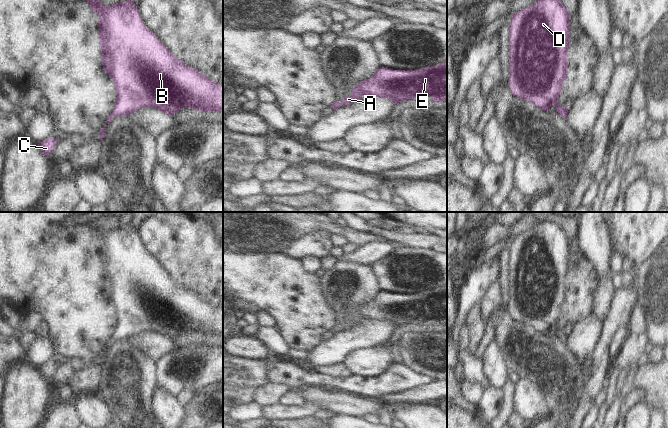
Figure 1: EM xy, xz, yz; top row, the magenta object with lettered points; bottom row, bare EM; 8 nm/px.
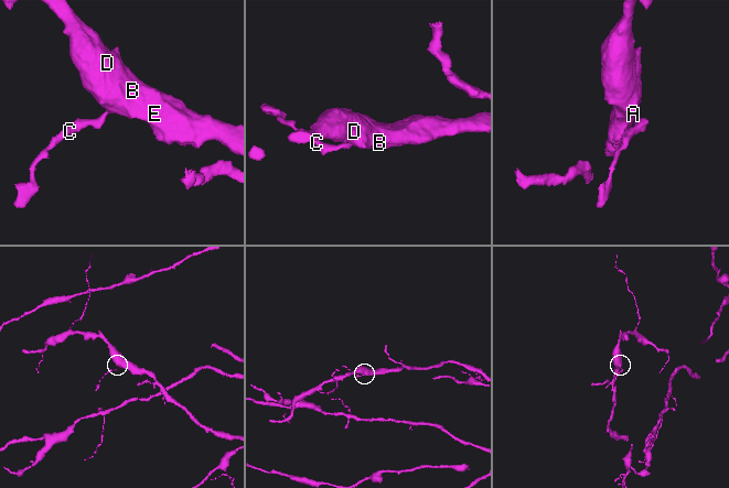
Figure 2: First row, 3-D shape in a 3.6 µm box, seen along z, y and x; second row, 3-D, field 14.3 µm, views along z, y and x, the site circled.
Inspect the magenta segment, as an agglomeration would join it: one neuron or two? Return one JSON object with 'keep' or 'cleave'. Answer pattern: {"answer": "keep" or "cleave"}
{"answer": "keep"}

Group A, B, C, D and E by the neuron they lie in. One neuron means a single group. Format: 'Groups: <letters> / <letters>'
Groups: A B C D E

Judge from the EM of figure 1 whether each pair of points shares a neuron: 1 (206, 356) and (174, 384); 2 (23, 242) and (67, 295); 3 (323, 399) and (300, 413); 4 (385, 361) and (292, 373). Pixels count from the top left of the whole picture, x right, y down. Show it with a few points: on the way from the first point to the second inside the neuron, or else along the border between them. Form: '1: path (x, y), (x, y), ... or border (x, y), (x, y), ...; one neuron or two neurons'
1: path (203, 366), (195, 375), (184, 378); one neuron
2: path (36, 255), (61, 282); one neuron
3: border (305, 401), (320, 404), (325, 409); two neurons
4: border (352, 374), (375, 376); two neurons

